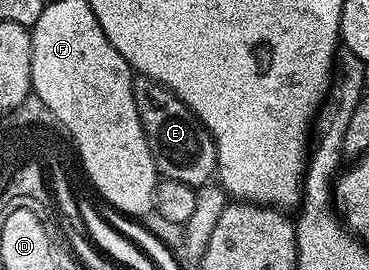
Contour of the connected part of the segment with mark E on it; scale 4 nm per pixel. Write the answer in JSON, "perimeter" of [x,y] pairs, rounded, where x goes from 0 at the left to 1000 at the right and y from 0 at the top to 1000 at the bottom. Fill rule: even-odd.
{"perimeter":[[[374,281],[355,300],[352,322],[431,648],[455,667],[488,667],[488,681],[528,696],[566,678],[591,626],[591,581],[575,504],[547,470],[547,448],[507,400],[499,370],[423,296]]]}

